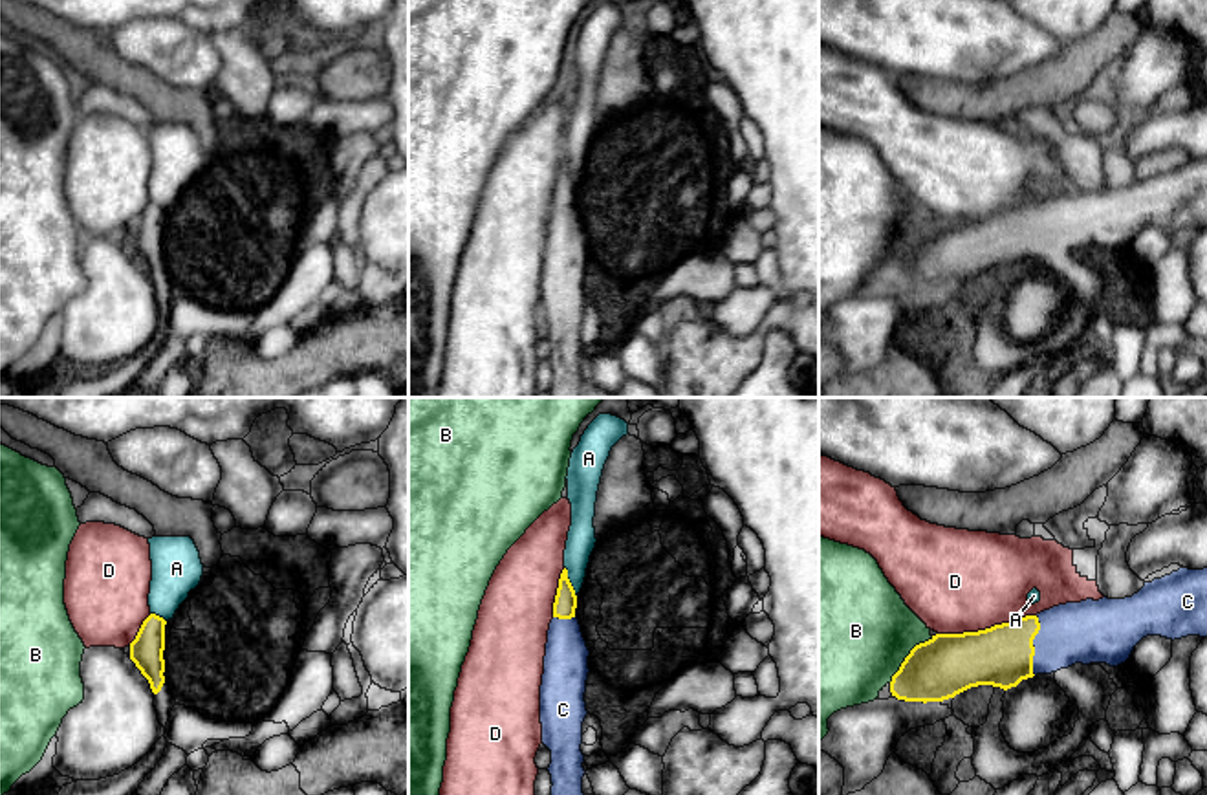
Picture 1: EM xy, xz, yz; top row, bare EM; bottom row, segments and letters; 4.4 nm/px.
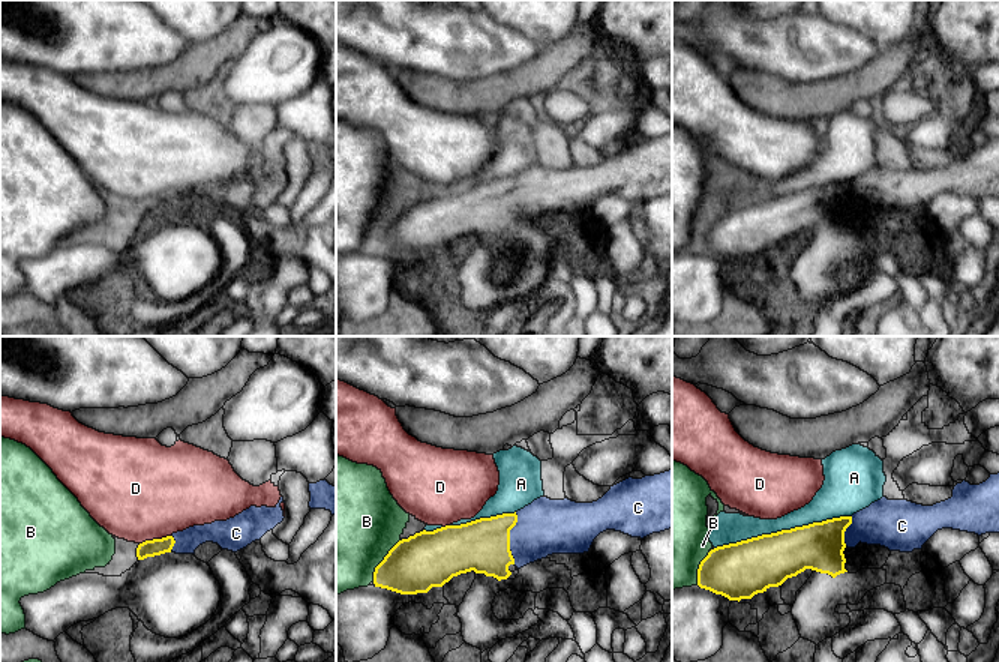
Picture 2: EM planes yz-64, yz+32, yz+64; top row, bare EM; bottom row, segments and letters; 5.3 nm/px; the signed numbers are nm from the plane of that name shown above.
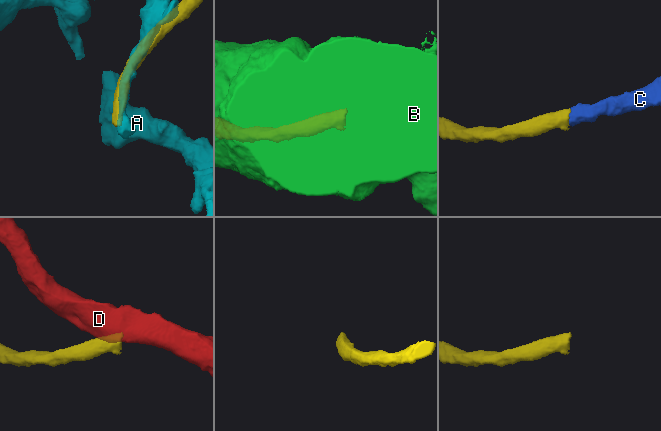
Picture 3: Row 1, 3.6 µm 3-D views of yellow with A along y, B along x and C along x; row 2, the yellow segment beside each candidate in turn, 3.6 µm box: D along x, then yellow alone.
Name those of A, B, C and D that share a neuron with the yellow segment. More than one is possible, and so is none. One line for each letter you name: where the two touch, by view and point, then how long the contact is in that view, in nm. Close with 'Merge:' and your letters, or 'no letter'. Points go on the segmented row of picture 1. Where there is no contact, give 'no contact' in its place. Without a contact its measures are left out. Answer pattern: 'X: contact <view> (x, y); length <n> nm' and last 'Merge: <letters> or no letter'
C: contact yz (1032, 645); length 260 nm
Merge: C

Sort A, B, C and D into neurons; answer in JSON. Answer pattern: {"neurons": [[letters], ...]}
{"neurons": [["A"], ["B"], ["C"], ["D"]]}

